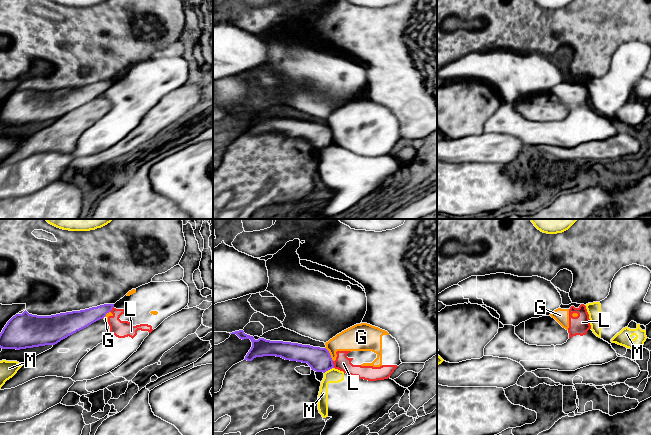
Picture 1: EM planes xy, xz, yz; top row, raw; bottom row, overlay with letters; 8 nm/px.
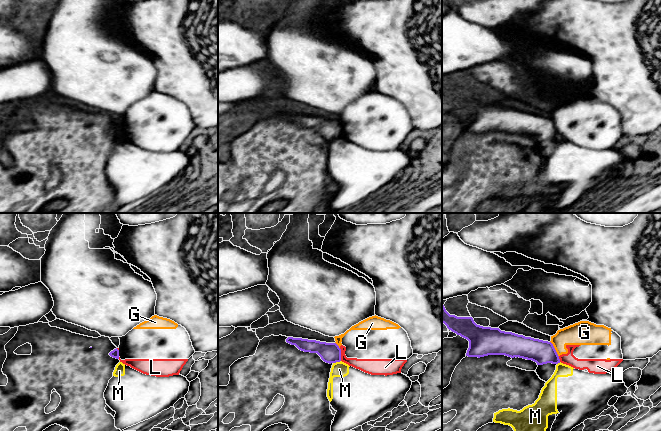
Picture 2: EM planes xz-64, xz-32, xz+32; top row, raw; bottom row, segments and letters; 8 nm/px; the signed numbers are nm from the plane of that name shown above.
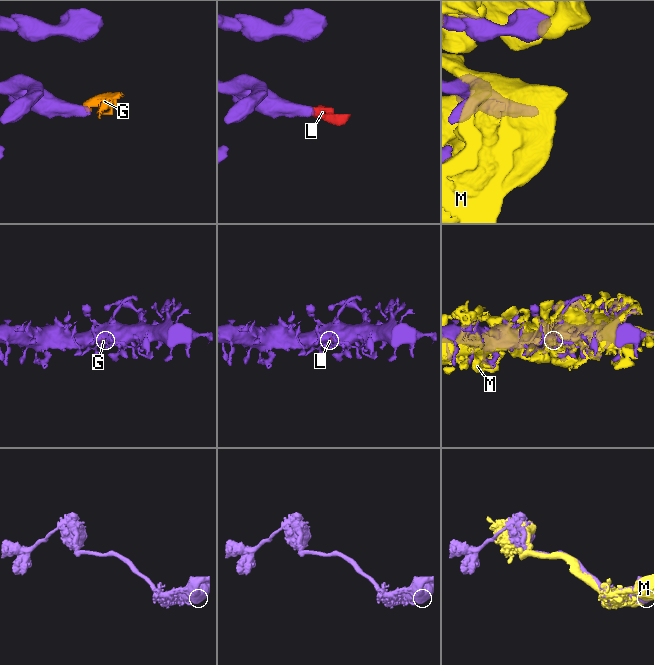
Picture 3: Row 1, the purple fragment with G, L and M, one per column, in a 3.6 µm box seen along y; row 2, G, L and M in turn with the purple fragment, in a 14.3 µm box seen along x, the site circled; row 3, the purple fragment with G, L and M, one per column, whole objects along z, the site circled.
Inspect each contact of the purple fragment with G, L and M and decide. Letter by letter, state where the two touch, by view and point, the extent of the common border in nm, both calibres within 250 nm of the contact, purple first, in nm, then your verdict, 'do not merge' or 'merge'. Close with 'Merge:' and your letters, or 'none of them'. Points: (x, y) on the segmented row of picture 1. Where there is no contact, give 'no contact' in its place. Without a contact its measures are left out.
G: xz (329, 354) | 130 nm | 190/200 nm | do not merge
L: xz (333, 364) | 60 nm | 190/120 nm | do not merge
M: xz (328, 369) | 90 nm | 190/120 nm | do not merge
Merge: none of them

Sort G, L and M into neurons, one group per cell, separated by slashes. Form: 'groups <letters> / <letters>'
groups G L / M

